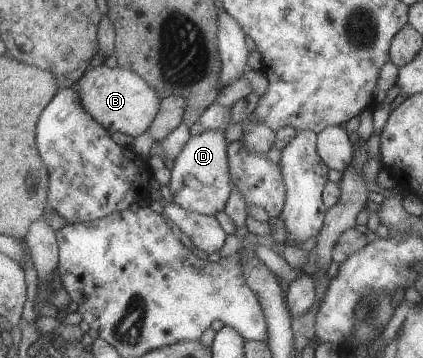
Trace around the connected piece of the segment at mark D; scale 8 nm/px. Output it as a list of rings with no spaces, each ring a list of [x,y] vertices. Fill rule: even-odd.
[[[207,129],[202,133],[190,135],[183,144],[179,154],[174,158],[170,170],[168,188],[171,192],[172,201],[183,210],[202,215],[214,215],[224,210],[229,194],[233,186],[230,184],[230,172],[226,155],[228,140],[225,138],[223,129]],[[185,175],[193,176],[199,182],[199,188],[189,188],[183,184]]]

